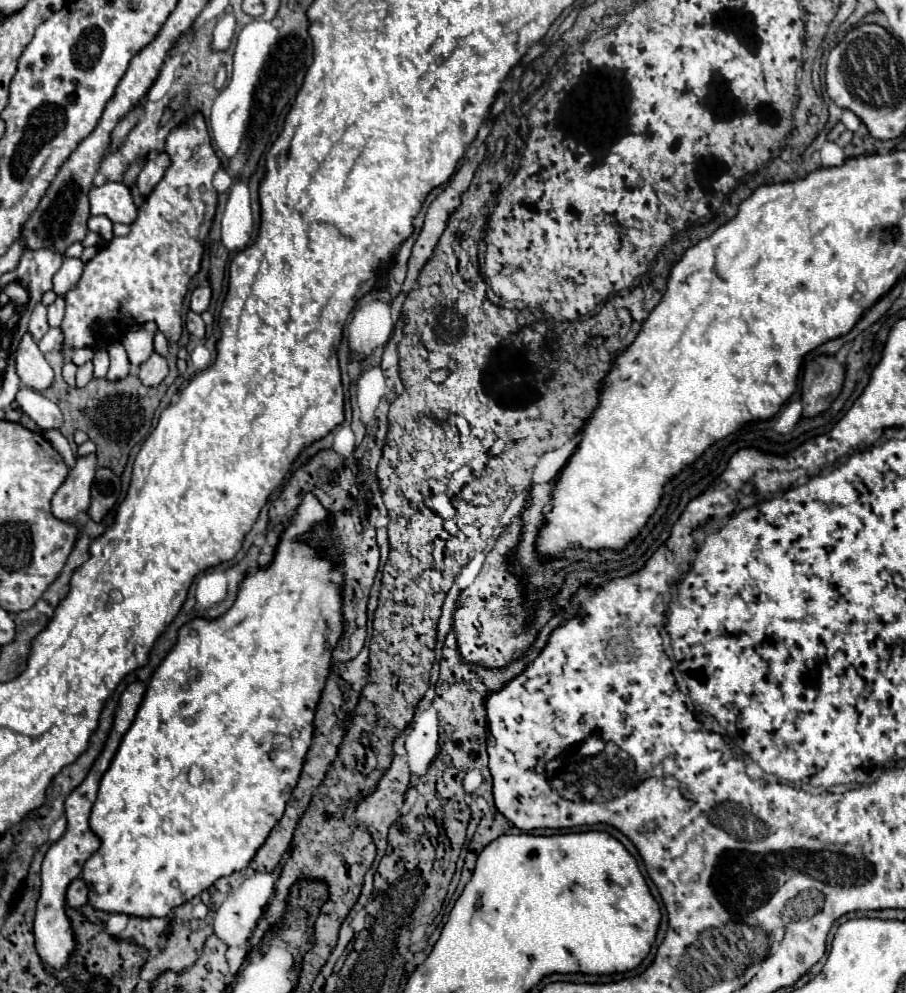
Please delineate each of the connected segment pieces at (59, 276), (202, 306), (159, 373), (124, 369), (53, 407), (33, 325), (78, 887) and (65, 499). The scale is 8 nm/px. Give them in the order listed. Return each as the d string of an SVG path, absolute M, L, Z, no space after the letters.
M63 258L61 268L53 276L53 284L55 284L53 292L57 296L65 296L69 290L73 290L79 284L79 280L81 280L83 266L85 264L79 258Z
M199 286L191 294L191 310L193 312L205 312L211 302L211 286Z
M153 354L147 362L143 362L143 364L139 366L139 372L137 372L137 374L139 374L139 380L141 380L145 386L155 388L155 386L159 386L159 384L165 380L167 372L169 372L167 360L165 360L163 356L159 356L159 354Z
M113 342L109 346L109 356L111 356L111 366L109 366L109 372L105 378L109 382L117 382L117 380L127 378L131 366L129 366L129 360L127 360L127 354L125 354L125 348L121 346L121 342Z
M21 386L17 392L17 402L21 410L41 428L41 430L59 430L63 426L63 414L55 402L45 398L43 394L37 394L29 390L27 386Z
M37 304L33 314L31 314L31 322L29 322L29 334L35 338L35 342L39 342L45 332L49 330L49 324L47 324L47 308L43 304Z
M75 878L69 884L69 890L67 890L67 904L79 908L79 906L87 904L87 900L89 900L89 888L87 888L85 880L83 878Z
M93 454L77 458L75 468L69 470L67 480L53 496L51 510L55 518L69 524L79 524L79 514L89 510L89 488L95 478L95 464L97 460Z

